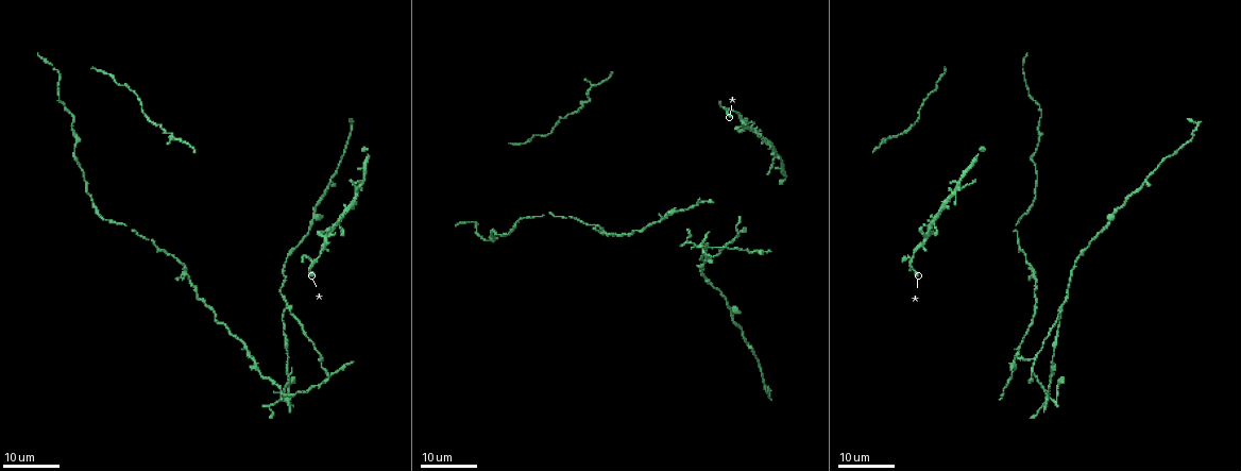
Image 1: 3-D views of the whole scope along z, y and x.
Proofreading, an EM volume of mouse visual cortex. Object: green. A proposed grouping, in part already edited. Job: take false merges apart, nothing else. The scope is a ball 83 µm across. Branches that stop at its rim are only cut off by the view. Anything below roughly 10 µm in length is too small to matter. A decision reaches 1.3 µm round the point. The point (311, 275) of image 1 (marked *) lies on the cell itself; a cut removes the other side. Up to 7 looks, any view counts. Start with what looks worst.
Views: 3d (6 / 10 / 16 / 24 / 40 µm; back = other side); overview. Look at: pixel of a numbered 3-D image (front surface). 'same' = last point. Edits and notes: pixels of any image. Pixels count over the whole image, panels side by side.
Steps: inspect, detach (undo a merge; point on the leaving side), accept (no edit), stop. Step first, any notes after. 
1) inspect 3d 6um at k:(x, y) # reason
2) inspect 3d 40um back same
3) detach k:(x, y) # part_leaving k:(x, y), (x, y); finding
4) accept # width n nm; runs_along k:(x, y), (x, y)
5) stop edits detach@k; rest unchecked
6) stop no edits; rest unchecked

inspect 3d 24um at 1:(288, 306) # four arms meet

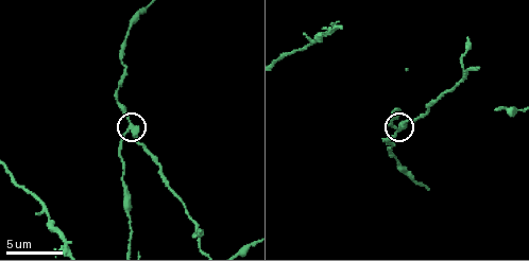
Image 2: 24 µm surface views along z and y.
inspect 3d 6um at 2:(395, 128) # closer look

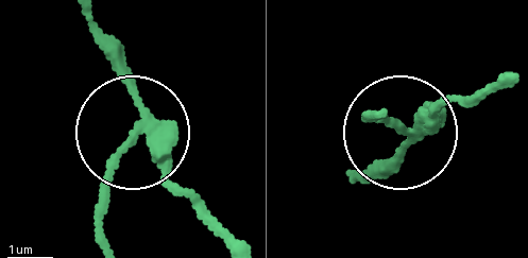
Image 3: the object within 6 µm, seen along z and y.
detach 3:(101, 184) # arms 4; part_leaving 3:(151, 141), (117, 164), (102, 243); a second cell is stuck on

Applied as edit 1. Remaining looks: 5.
inspect 3d 24um at 1:(730, 313)

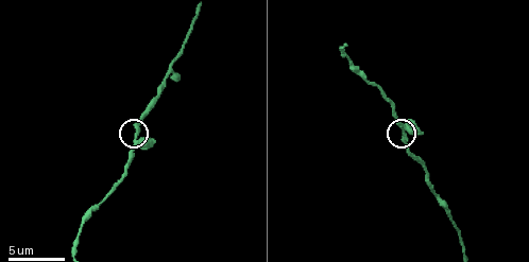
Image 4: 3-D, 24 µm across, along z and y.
inspect 3d 10um at 4:(134, 137)

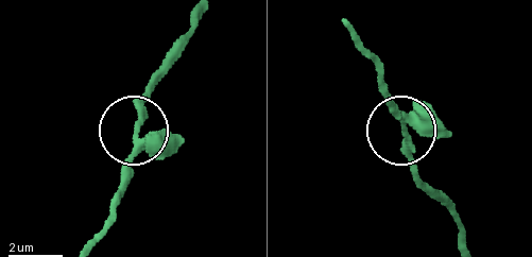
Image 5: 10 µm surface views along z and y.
accept # runs_along 5:(86, 246), (108, 219), (148, 84); continuous, no second cell

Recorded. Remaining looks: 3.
inspect 3d 6um at 2:(48, 214) # two arms in line, one across

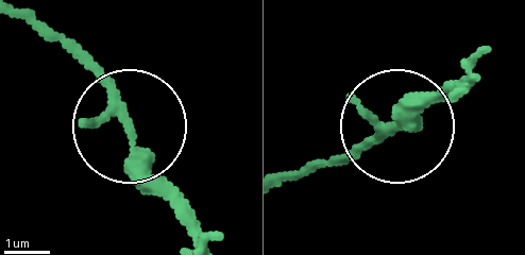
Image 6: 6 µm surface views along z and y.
accept # arms 3; all the same cell

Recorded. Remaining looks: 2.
inspect 3d 10um at 4:(166, 75) # three arms meet

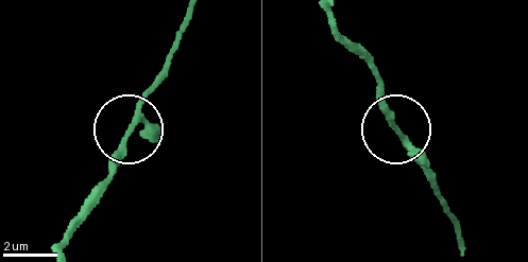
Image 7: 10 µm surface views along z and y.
inspect 3d 10um back at 7:(397, 129) # other side

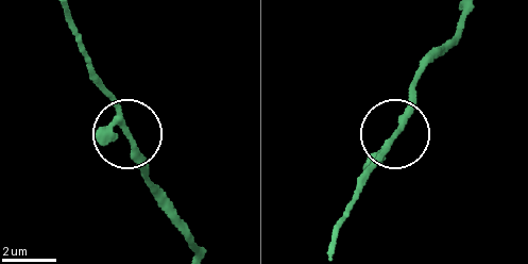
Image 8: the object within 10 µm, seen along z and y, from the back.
accept # arms 3; runs_along 8:(196, 245), (152, 193), (148, 163), (120, 108), (90, 76); all the same cell

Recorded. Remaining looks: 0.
stop edits detach@3; rest unchecked

